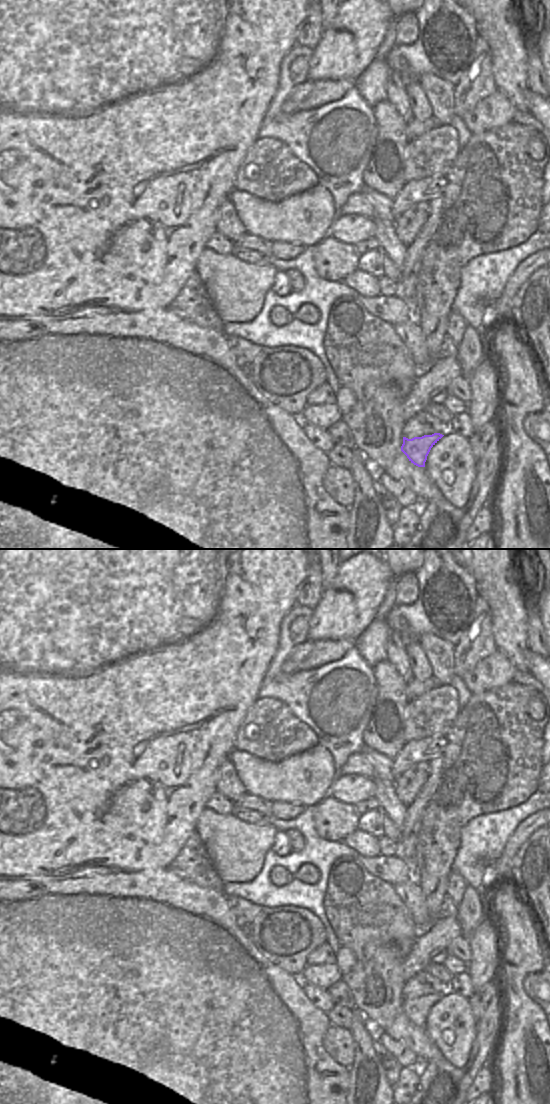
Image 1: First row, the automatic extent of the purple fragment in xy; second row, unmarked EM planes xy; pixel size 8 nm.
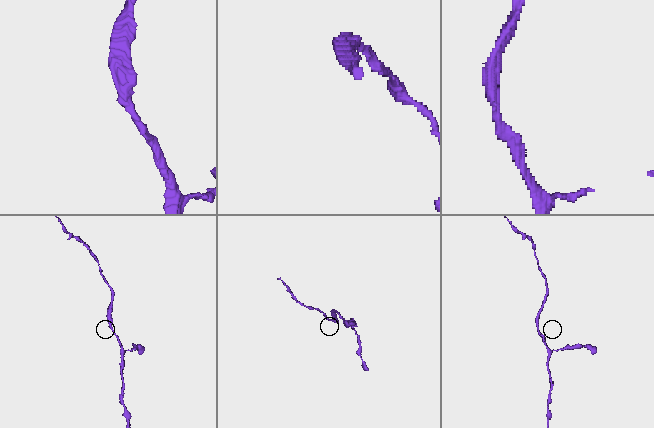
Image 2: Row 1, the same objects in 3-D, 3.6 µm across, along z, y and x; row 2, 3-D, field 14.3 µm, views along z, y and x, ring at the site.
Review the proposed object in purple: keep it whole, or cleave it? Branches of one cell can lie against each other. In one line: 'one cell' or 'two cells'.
one cell

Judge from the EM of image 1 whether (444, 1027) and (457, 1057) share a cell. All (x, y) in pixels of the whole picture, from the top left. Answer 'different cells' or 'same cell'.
same cell

